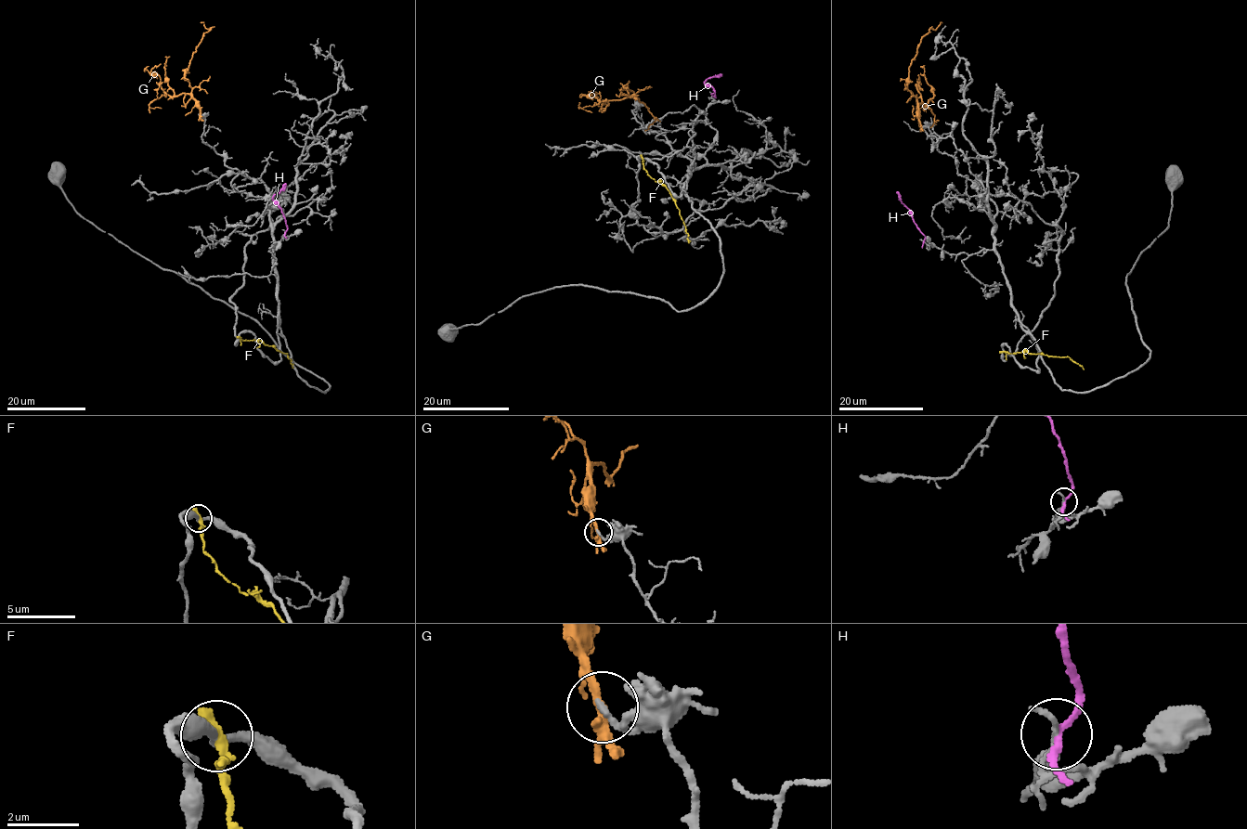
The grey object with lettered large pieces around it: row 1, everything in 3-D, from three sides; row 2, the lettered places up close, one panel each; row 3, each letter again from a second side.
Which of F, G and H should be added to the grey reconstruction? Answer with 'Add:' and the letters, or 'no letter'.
Add: no letter

